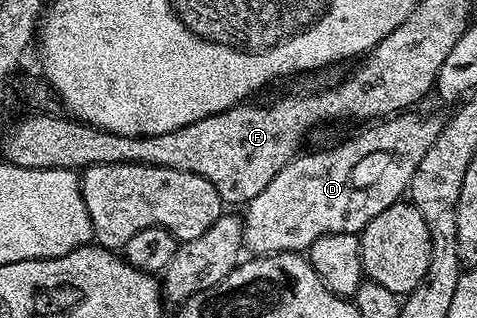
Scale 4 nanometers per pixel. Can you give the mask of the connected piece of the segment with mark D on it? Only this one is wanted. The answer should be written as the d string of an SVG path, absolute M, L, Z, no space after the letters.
M405 111L370 124L373 126L364 133L359 133L332 149L321 149L317 153L300 152L288 165L281 167L277 175L273 175L269 187L265 187L257 199L246 205L244 213L247 214L242 214L241 217L244 246L255 255L303 253L310 250L311 244L326 233L362 234L363 228L377 219L385 207L393 207L404 200L418 164L433 146L444 122L442 116L418 117L415 111Z

